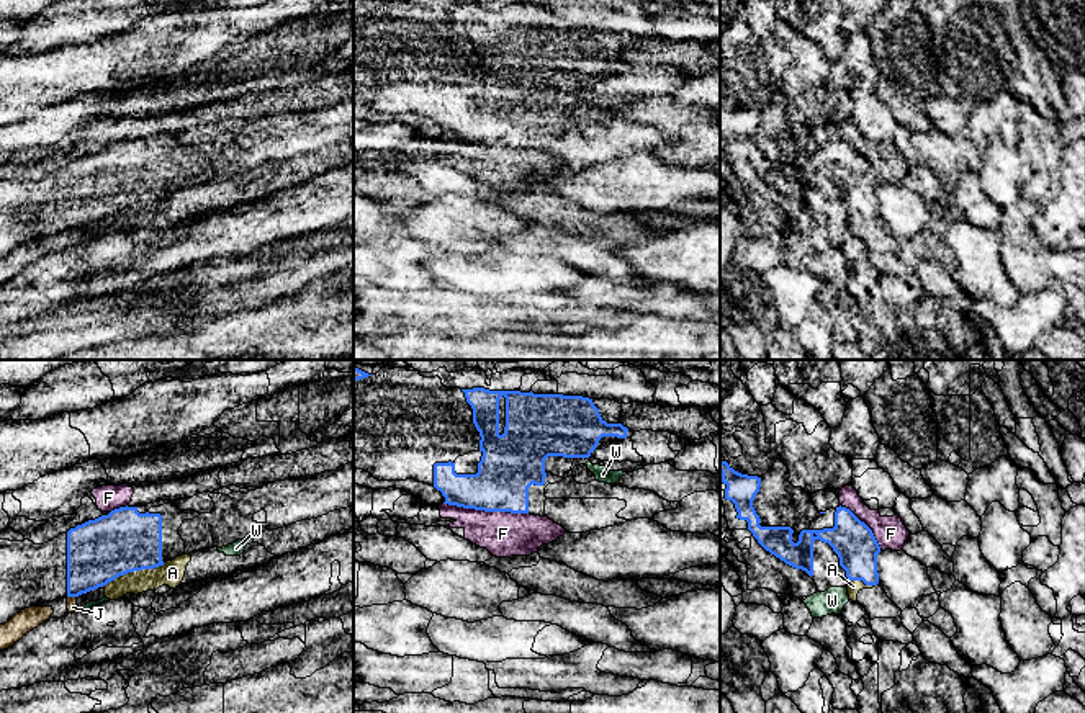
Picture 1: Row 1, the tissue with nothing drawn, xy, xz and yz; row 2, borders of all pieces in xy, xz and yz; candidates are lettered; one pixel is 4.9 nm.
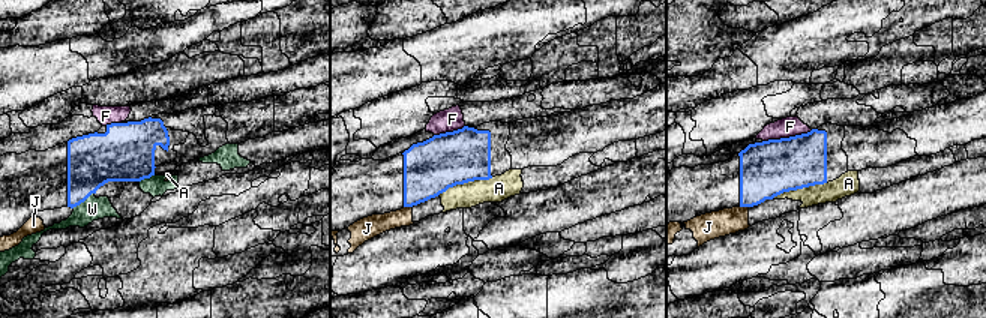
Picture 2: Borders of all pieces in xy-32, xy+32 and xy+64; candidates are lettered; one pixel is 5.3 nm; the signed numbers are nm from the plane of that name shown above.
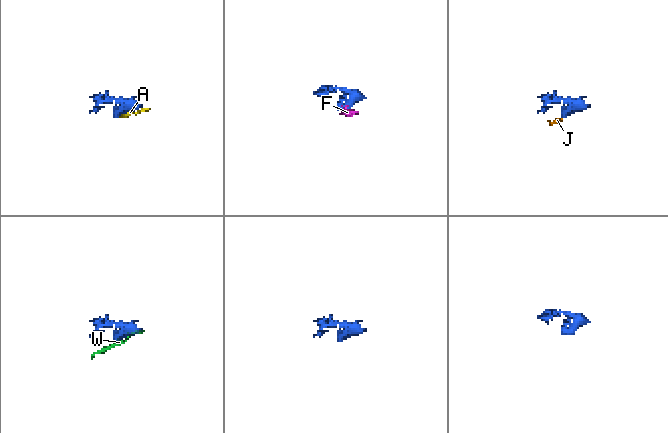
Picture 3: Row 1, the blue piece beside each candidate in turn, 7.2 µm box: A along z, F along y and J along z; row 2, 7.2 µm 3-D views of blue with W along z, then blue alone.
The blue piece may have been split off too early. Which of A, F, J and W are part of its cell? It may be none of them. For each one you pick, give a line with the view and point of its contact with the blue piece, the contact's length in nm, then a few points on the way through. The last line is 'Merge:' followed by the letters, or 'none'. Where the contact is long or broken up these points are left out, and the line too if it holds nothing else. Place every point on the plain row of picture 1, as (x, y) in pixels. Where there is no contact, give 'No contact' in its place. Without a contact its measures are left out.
Merge: none

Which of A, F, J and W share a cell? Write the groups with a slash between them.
A J / F / W

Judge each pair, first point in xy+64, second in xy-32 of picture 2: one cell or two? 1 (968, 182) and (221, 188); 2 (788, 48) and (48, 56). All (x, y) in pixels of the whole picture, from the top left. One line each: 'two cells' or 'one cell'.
1: two cells
2: one cell

